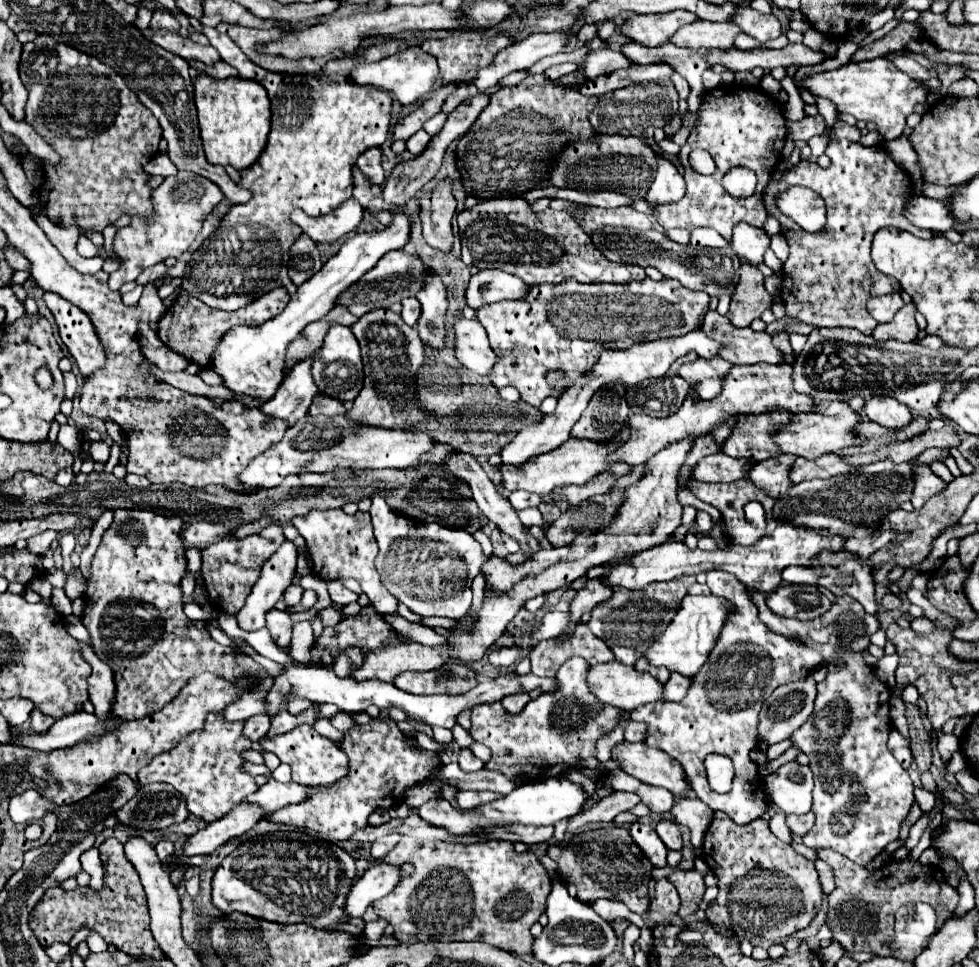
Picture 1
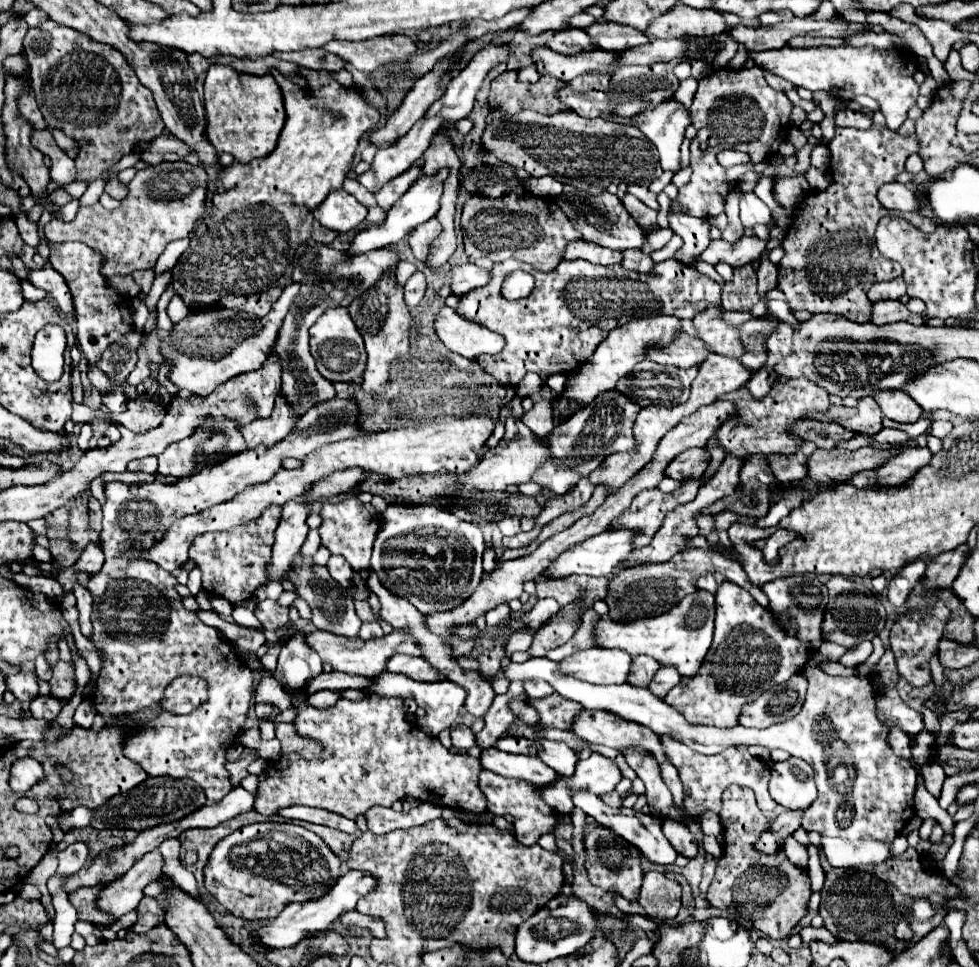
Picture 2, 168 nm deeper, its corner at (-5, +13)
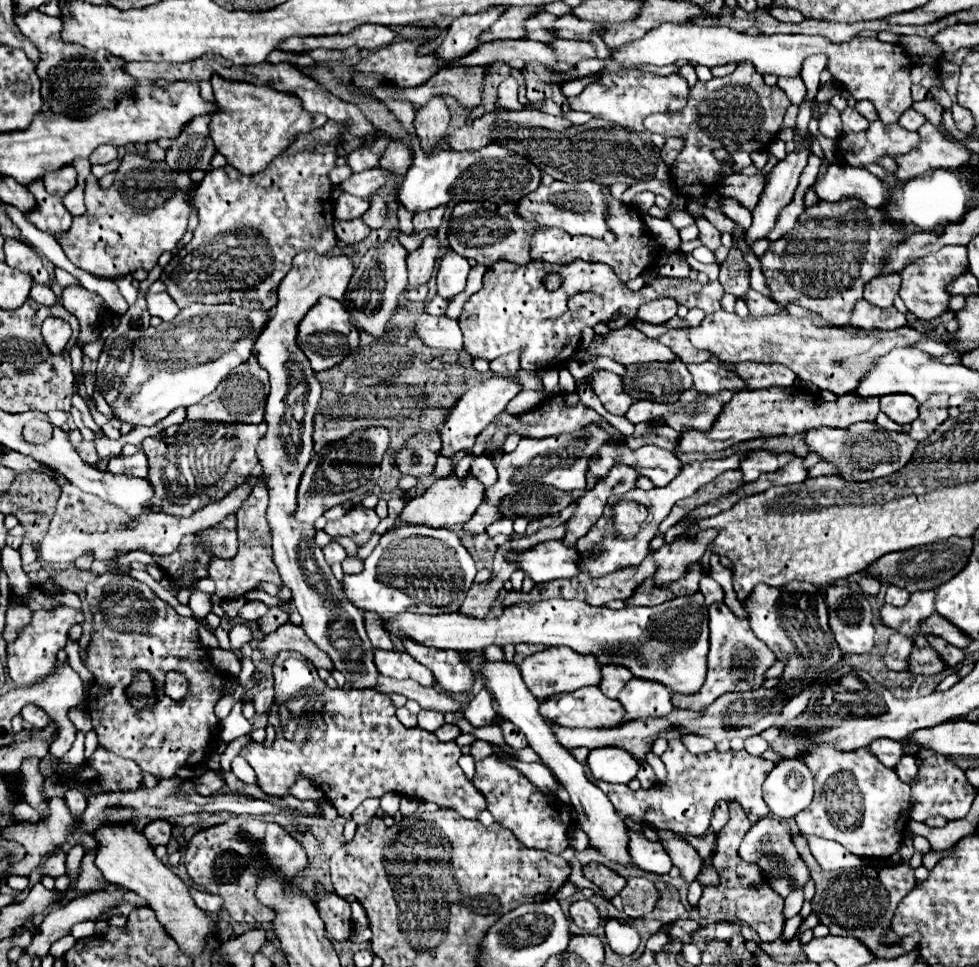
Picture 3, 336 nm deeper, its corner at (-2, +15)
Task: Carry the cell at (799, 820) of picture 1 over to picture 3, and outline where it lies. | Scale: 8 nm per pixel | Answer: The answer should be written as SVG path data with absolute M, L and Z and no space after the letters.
M764 817L758 823L752 825L752 829L746 833L740 849L738 849L740 857L748 863L758 863L764 871L764 875L770 881L770 887L778 893L782 893L782 897L786 897L796 885L804 885L810 879L810 871L806 867L806 863L802 861L802 857L798 855L794 843L792 843L792 835L790 829L774 817Z

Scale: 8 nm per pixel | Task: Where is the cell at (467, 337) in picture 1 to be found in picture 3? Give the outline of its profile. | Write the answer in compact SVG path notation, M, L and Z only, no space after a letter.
M422 313L414 323L416 335L428 345L438 349L454 349L462 351L462 333L456 319L450 319L446 315L434 317L428 313Z

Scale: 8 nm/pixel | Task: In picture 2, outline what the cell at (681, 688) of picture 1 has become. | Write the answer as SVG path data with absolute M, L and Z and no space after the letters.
M661 667L661 669L655 673L655 677L651 679L651 683L649 683L647 689L649 689L653 695L657 695L657 697L663 699L679 681L681 681L681 677L679 677L679 673L675 673L673 667Z

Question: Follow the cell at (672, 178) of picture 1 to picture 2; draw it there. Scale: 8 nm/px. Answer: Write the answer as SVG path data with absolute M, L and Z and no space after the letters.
M675 99L647 107L643 113L631 117L631 125L655 143L661 167L671 171L677 171L679 167L679 147L689 123L689 111Z

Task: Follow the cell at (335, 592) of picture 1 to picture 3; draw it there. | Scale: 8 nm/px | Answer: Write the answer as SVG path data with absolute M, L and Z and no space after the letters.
M332 541L330 545L326 545L324 549L324 557L326 557L326 561L332 565L332 563L340 563L344 557L346 557L346 551L344 551L344 547L340 545L340 543L336 543L336 541Z

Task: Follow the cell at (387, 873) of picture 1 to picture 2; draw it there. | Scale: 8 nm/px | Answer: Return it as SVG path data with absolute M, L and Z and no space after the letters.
M349 871L343 877L337 879L337 883L329 889L327 895L323 895L321 899L315 901L305 901L305 903L289 903L281 915L277 919L267 921L261 929L259 929L259 939L261 945L271 947L271 949L281 949L281 947L293 947L297 941L301 941L305 937L307 931L315 931L315 929L327 929L335 919L339 919L339 915L343 911L351 911L355 909L359 897L367 895L371 889L375 887L375 879L371 875L363 875L361 871Z

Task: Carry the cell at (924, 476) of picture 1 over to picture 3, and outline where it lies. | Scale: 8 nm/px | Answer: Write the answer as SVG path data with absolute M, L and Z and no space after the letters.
M856 423L846 429L812 429L806 433L806 443L810 451L820 453L826 461L834 463L846 481L872 481L878 477L888 477L912 459L918 445L908 433L888 433L872 423Z

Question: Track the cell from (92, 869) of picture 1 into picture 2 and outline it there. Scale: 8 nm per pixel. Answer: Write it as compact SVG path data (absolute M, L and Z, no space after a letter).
M54 874L47 881L47 888L52 896L52 904L56 911L53 921L53 945L57 949L68 947L75 932L78 921L77 911L63 891L63 883L68 876Z

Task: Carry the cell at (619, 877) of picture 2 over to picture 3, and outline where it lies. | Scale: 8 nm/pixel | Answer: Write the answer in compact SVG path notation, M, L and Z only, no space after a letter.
M588 863L584 867L584 877L590 879L598 889L602 889L606 899L612 899L614 895L618 895L620 889L624 889L626 885L624 877L620 877L618 873L614 873L610 867L602 863Z

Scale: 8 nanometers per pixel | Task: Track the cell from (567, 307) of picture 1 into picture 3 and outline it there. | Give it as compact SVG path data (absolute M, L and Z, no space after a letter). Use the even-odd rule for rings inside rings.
M496 261L496 265L488 267L484 273L484 287L464 303L458 319L464 333L464 349L474 359L486 361L520 351L524 371L556 369L576 357L586 327L598 323L606 323L608 329L626 327L628 321L634 319L636 309L646 301L670 297L686 307L700 307L706 315L720 311L724 289L718 281L702 285L690 279L656 277L654 283L660 285L630 291L604 263L572 261L572 265L544 265L542 261L532 261L528 265L516 265L510 261ZM546 271L558 271L562 275L562 287L558 291L550 293L544 289L542 277Z

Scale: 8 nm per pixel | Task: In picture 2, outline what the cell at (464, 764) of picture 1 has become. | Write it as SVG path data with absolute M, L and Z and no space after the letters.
M455 725L451 729L451 743L453 747L463 747L463 749L469 749L475 745L475 735L471 733L469 727L465 725Z

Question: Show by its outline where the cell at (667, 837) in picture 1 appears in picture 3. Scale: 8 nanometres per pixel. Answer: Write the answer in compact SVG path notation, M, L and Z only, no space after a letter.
M662 829L662 831L658 831L658 837L660 837L660 843L664 845L666 853L670 855L672 863L680 869L680 875L688 883L694 881L700 871L700 865L702 865L702 859L696 853L696 849L678 833L668 833Z

